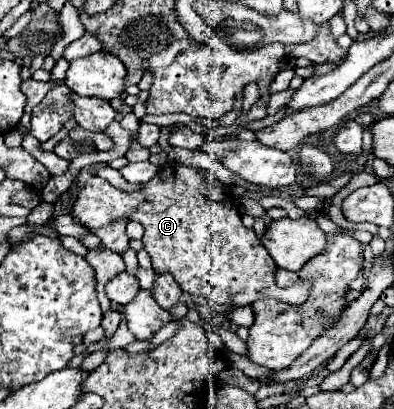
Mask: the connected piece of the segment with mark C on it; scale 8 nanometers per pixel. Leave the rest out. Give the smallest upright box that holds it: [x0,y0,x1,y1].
[72,163,308,307]

